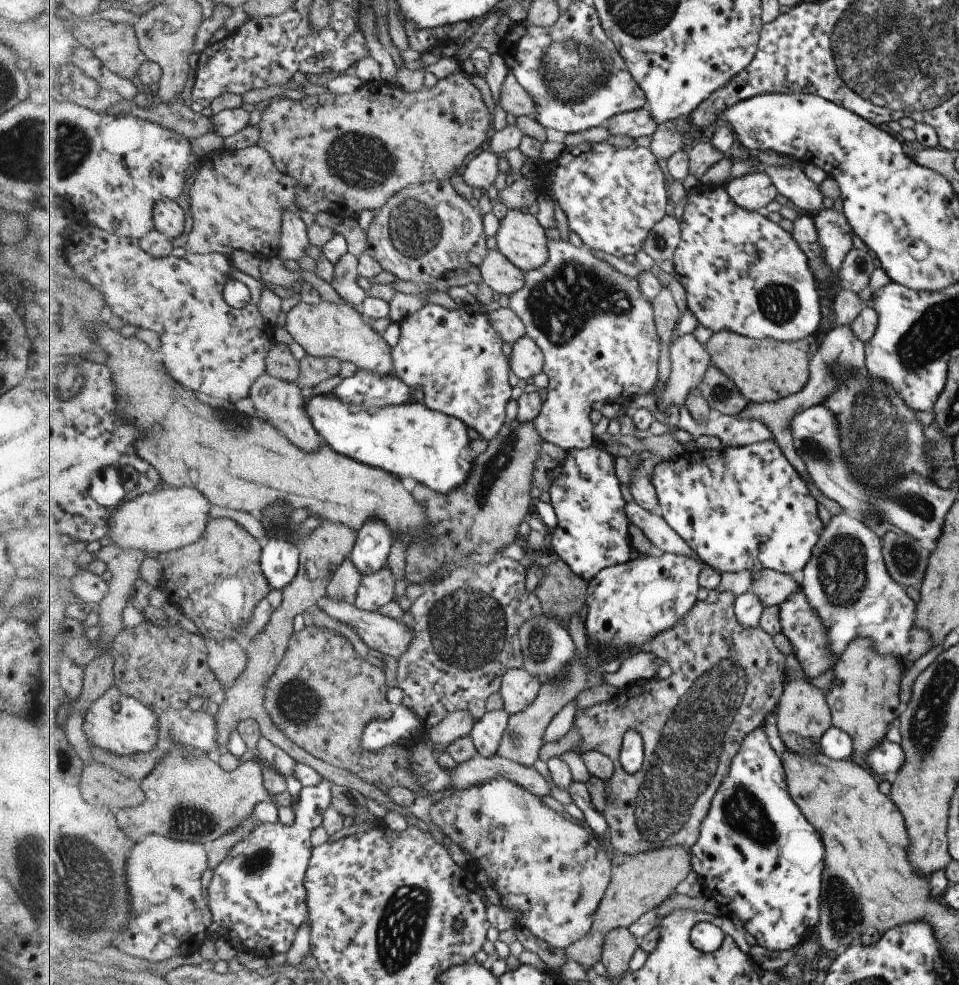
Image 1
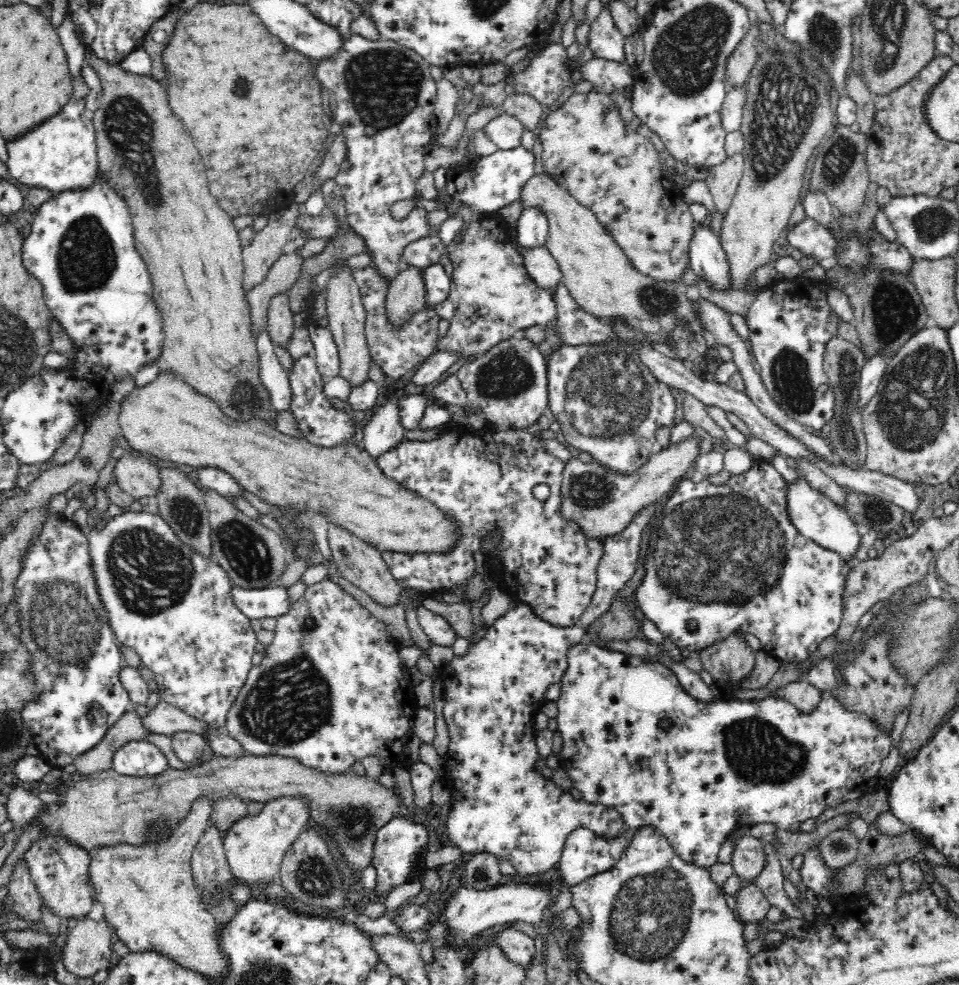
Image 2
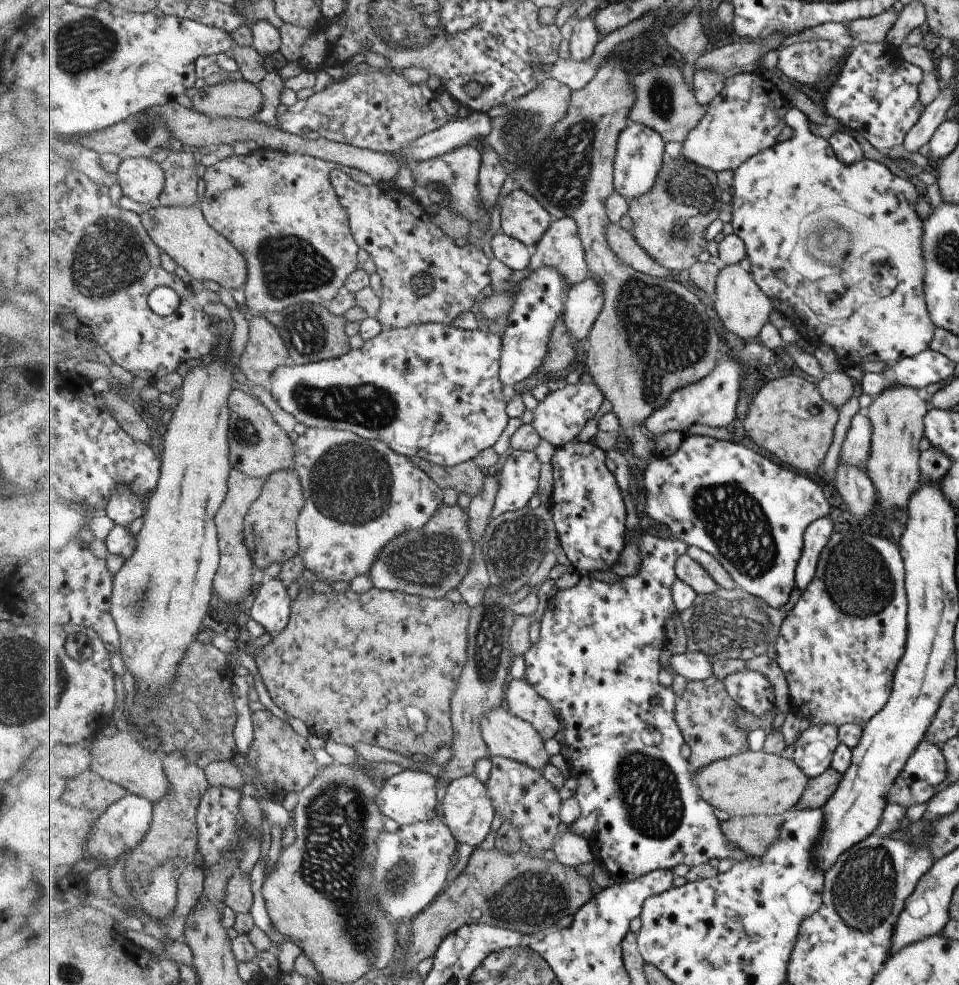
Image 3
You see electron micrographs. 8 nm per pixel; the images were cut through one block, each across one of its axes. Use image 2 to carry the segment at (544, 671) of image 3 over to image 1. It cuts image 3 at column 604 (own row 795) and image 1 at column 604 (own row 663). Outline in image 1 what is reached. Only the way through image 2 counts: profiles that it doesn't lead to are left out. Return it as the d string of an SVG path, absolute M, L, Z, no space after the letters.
M675 553L639 555L625 564L601 570L589 583L585 634L597 647L594 657L599 664L612 656L614 659L648 649L666 630L677 626L694 609L700 587L703 564L693 556Z

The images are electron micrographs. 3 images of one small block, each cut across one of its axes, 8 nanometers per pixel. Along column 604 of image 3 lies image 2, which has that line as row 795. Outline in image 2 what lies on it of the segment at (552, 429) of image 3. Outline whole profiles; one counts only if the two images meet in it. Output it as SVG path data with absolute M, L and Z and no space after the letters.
M335 577L326 578L318 583L312 584L305 590L301 598L298 598L292 605L292 608L276 618L276 628L274 628L274 637L270 644L265 646L264 658L260 665L253 666L246 675L244 684L240 687L238 694L232 701L228 712L226 713L226 729L229 736L242 744L247 754L256 756L277 755L285 758L296 759L302 767L308 767L318 772L326 774L342 774L351 770L354 762L358 762L365 757L374 756L380 762L380 771L372 774L374 780L379 780L379 784L387 786L400 803L402 801L402 792L398 784L393 782L394 770L400 766L408 767L410 756L406 752L406 743L413 734L412 724L414 716L420 706L416 703L416 694L414 693L414 684L410 681L410 675L407 668L400 663L398 657L399 649L390 639L386 630L386 624L375 617L364 605L360 604L354 597L346 594L336 583Z

